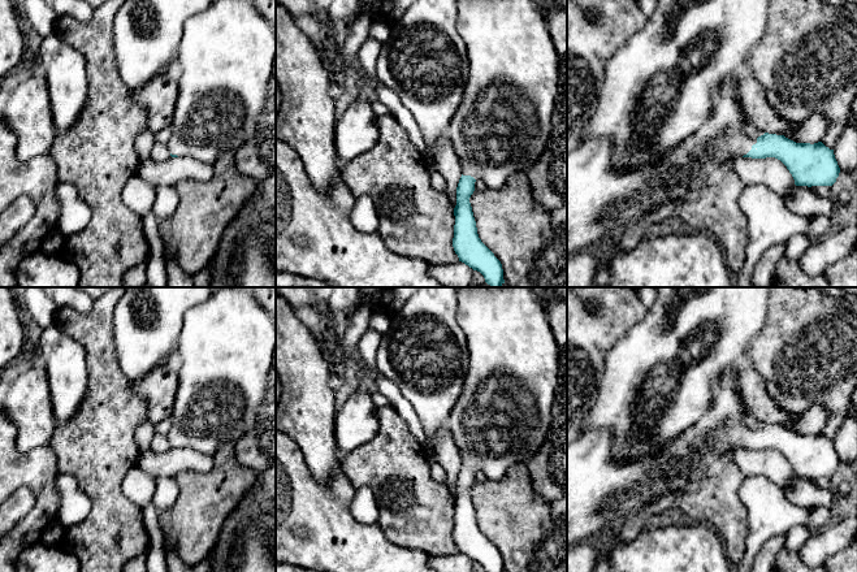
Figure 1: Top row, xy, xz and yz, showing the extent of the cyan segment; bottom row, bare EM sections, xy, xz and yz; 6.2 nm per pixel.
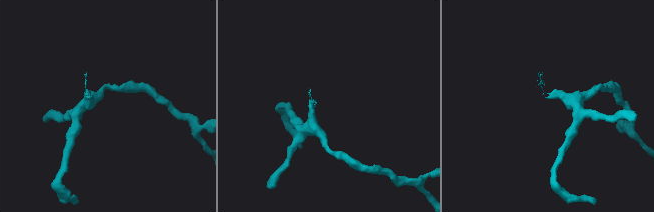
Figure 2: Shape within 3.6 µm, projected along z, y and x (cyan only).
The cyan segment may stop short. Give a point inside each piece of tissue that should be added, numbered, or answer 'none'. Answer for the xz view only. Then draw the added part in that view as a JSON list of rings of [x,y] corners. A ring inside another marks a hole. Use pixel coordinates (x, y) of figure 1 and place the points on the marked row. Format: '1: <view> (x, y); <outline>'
1: xz (501, 128); [[[533,0],[456,1],[456,30],[466,43],[469,68],[462,103],[446,135],[459,157],[462,174],[481,181],[486,188],[499,190],[515,173],[527,173],[549,142],[559,90],[559,57],[546,17]]]

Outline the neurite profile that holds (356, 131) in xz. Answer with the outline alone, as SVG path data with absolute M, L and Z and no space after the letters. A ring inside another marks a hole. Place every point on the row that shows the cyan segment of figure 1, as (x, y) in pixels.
M356 99L337 118L334 144L342 164L369 151L380 136L372 103Z

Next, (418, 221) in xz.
M393 114L377 117L377 143L362 156L342 165L345 185L355 198L369 195L378 216L378 233L390 251L429 264L459 261L453 247L455 216L446 192L430 185L424 155L415 147Z

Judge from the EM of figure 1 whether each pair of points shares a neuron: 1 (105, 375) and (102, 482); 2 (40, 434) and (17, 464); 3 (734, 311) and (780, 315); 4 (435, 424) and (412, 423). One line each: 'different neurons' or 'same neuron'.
1: same neuron
2: different neurons
3: different neurons
4: different neurons

